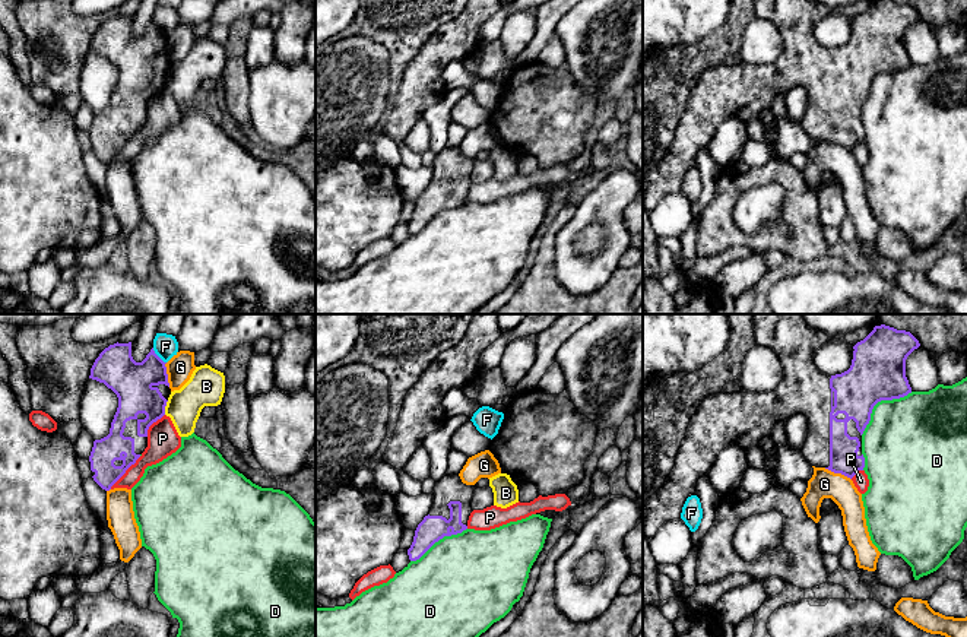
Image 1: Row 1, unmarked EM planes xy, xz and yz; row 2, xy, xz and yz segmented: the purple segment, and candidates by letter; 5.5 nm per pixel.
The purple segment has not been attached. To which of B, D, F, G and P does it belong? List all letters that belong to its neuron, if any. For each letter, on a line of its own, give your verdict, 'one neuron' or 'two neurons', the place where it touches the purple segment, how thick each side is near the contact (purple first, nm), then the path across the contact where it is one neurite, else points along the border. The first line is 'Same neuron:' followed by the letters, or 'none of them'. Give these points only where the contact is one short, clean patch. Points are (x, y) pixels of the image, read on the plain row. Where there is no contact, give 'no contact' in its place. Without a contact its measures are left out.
Same neuron: none of them
B: two neurons; contact xy (164, 81); calibres 220 and 190 nm; border xy (168, 73), (164, 86)
D: two neurons; contact yz (878, 73); calibres 300 and 420 nm
F: two neurons; contact xy (157, 28); calibres 220 and 140 nm; border xy (152, 21), (165, 35)
G: two neurons; contact yz (837, 145); calibres 160 and 160 nm
P: two neurons; contact xy (124, 145); calibres 150 and 140 nm

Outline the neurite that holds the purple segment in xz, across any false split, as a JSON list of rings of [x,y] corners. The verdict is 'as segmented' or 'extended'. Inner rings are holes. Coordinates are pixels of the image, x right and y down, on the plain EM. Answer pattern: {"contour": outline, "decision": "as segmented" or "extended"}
{"contour": [[[447,148],[435,155],[432,180],[418,197],[413,215],[408,222],[410,234],[419,232],[444,209],[457,207],[467,202],[467,193],[473,184],[470,171],[475,162],[475,158],[463,156],[459,148]]], "decision": "extended"}

